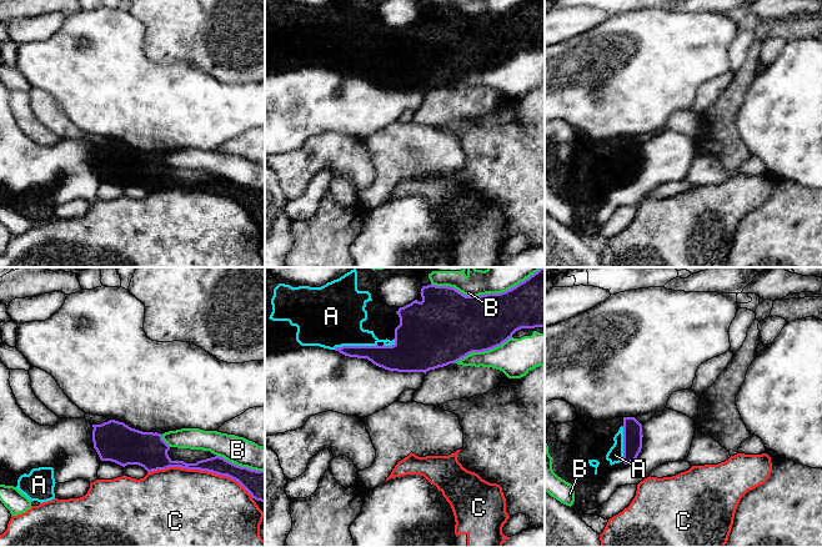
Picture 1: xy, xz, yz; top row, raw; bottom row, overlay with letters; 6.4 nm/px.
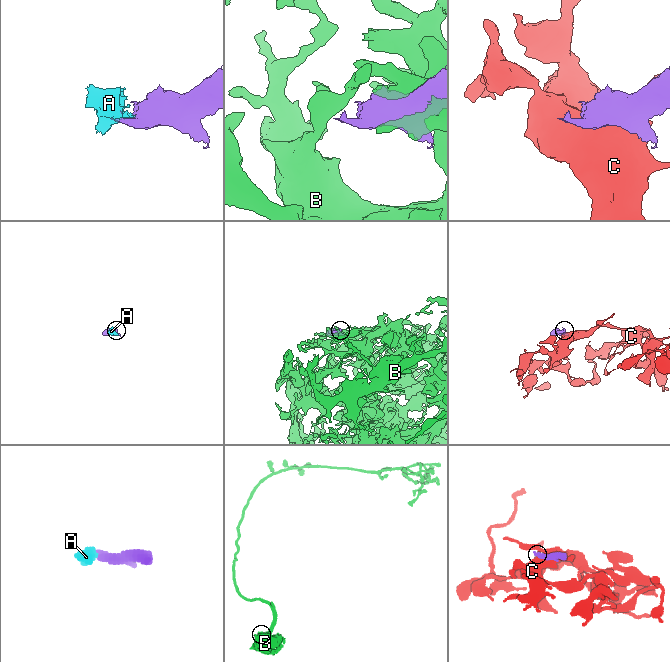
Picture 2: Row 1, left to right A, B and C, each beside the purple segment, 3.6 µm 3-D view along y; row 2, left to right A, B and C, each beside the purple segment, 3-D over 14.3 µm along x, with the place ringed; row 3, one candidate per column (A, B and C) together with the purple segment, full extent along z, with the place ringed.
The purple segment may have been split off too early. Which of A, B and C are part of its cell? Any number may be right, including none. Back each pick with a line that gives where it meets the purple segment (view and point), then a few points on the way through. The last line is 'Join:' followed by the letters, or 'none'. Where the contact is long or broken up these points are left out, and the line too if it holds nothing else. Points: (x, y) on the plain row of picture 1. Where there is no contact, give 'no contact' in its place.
A: meets purple in xz at (355, 66)
Join: A

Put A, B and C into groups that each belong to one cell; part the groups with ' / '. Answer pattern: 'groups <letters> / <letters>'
groups A / B / C

